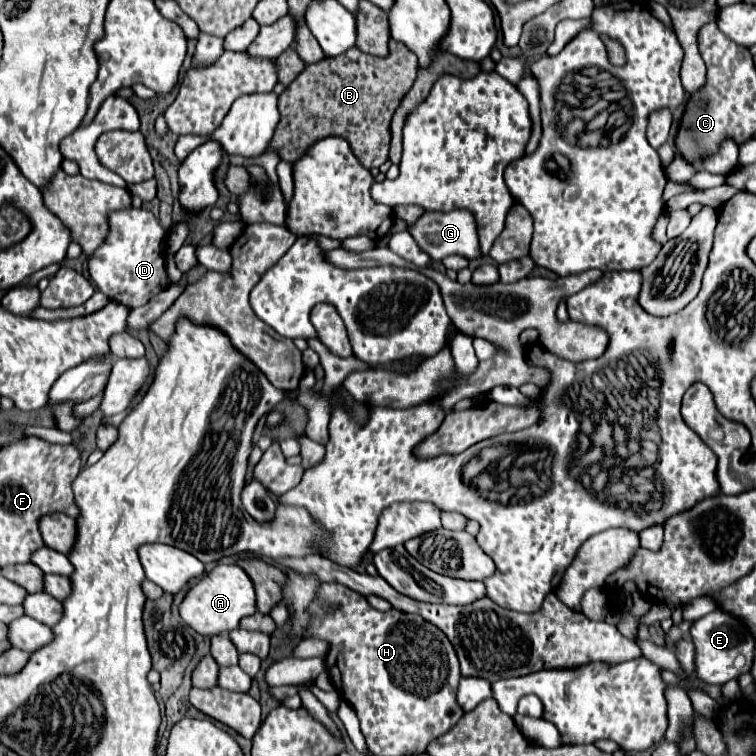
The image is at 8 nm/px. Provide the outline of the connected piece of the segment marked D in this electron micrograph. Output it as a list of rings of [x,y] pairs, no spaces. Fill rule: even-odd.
[[[125,208],[113,210],[107,214],[109,232],[103,244],[89,256],[89,276],[109,300],[125,304],[129,308],[137,308],[149,302],[153,294],[161,290],[161,286],[169,286],[169,278],[165,272],[165,228],[159,218],[155,218],[145,208]]]

